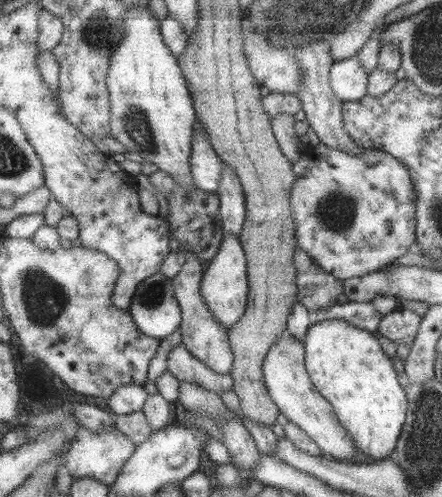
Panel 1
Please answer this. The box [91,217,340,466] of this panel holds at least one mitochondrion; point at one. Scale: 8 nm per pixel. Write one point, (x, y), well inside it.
(154, 293)

